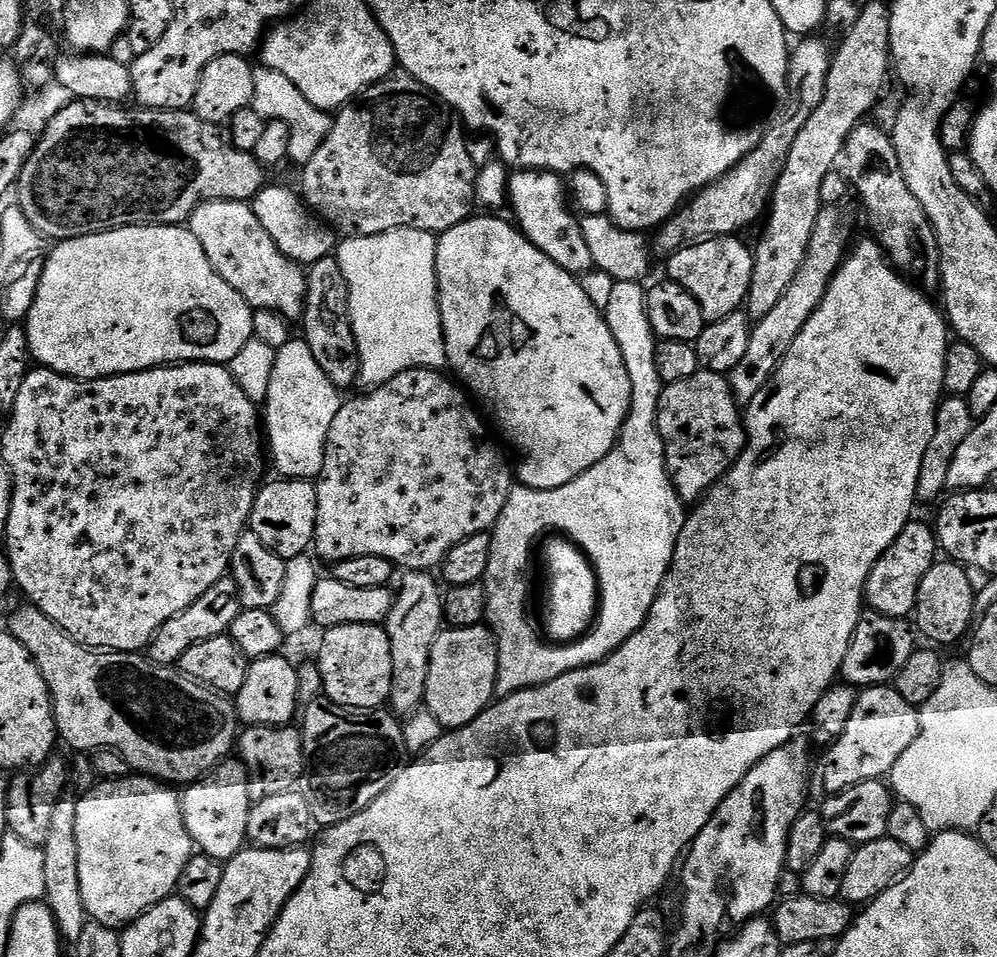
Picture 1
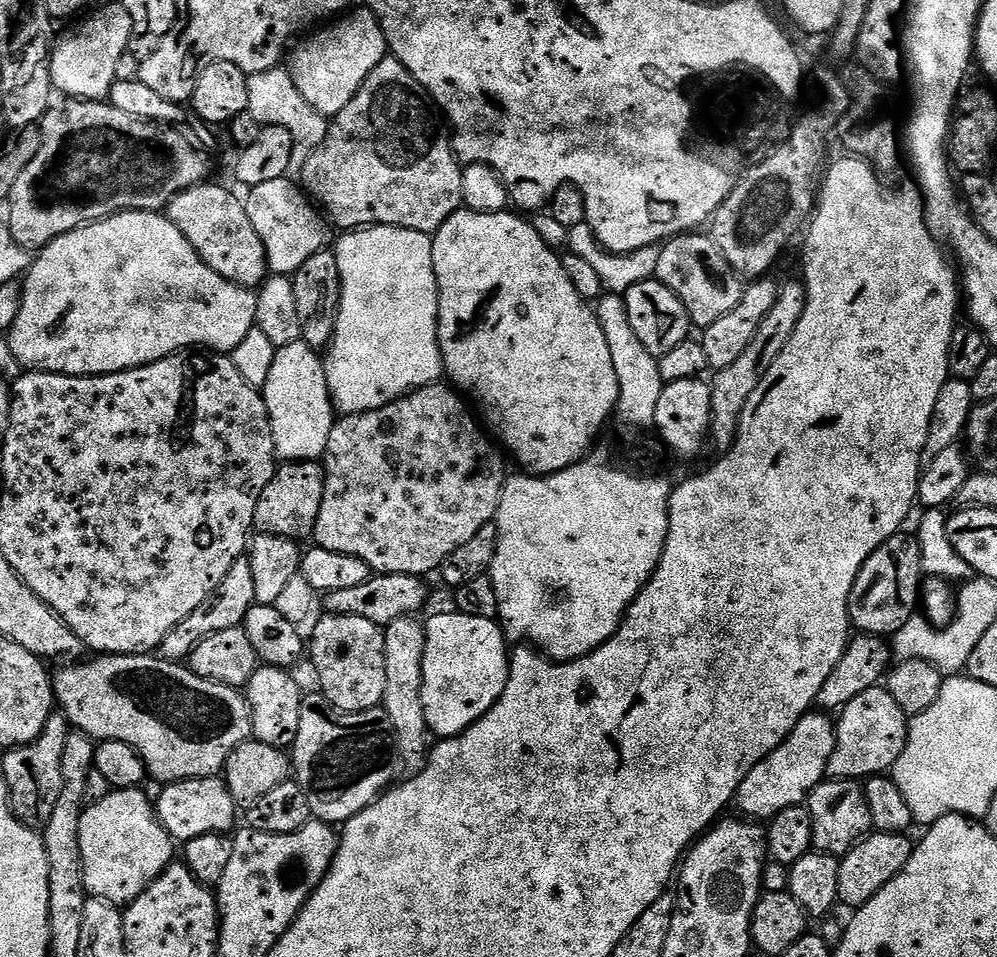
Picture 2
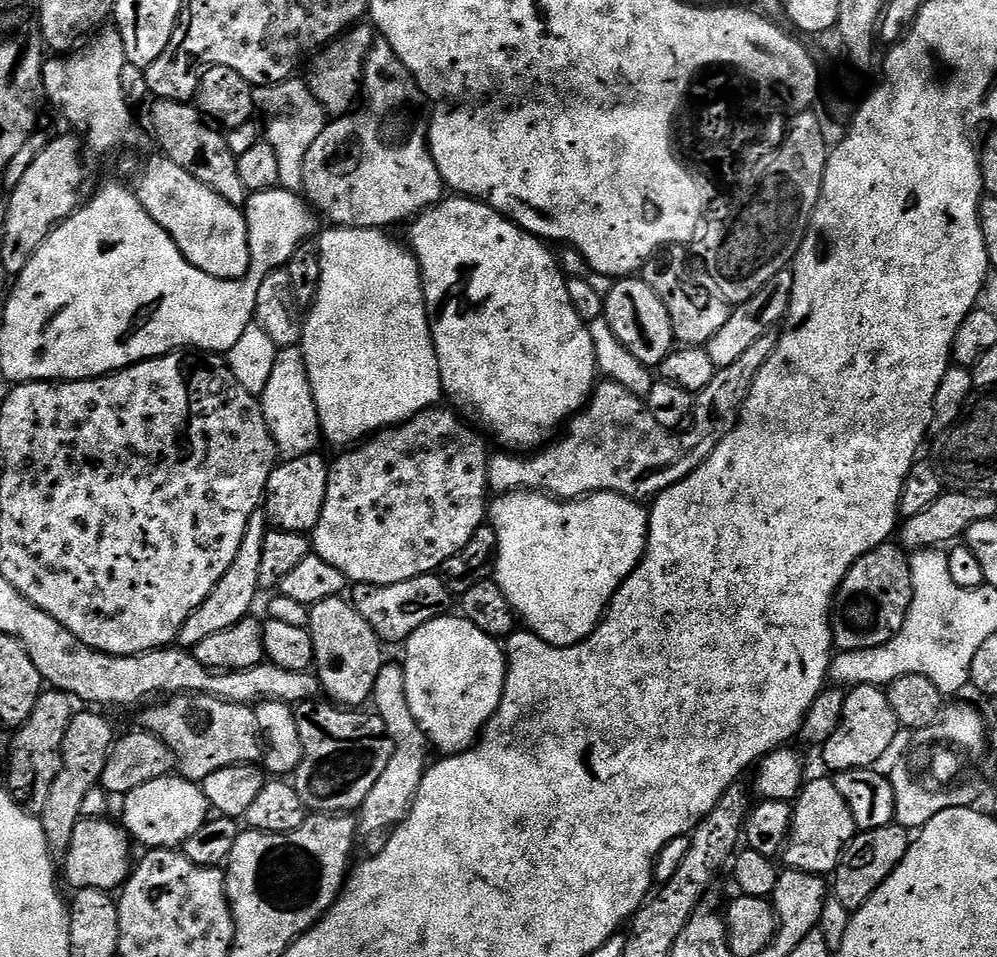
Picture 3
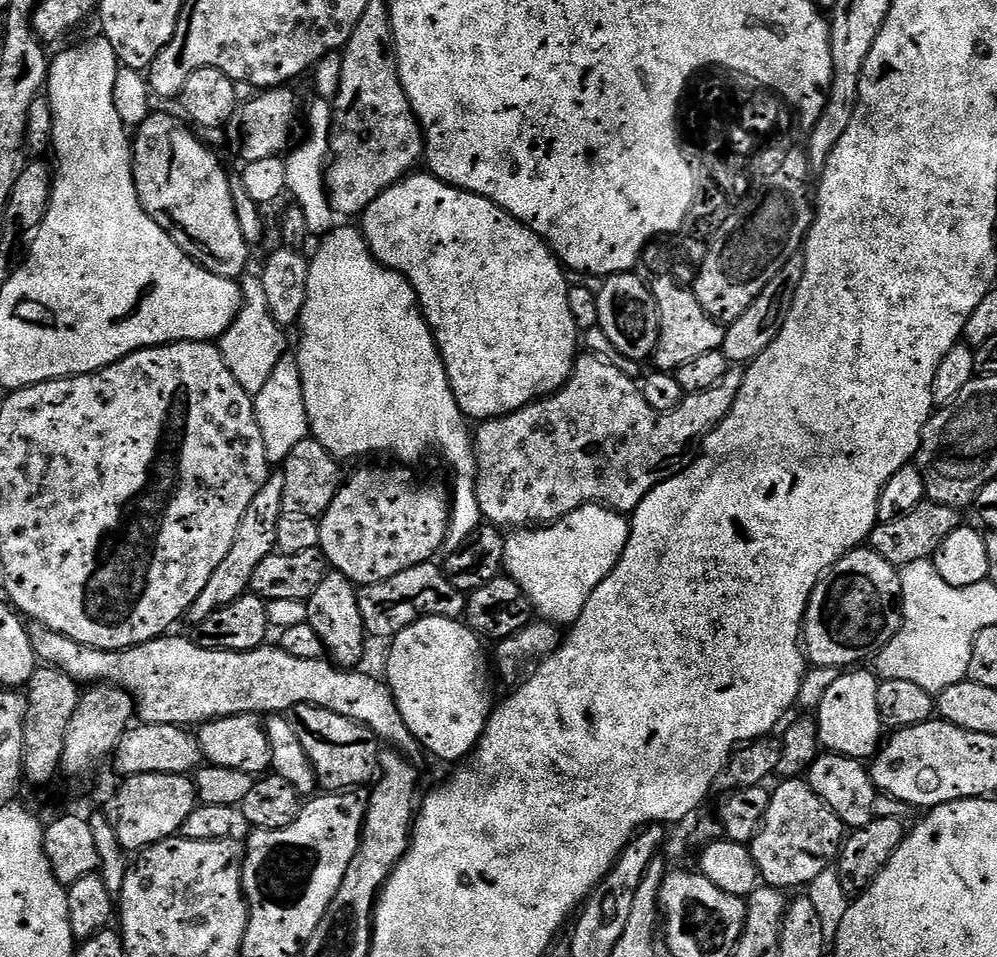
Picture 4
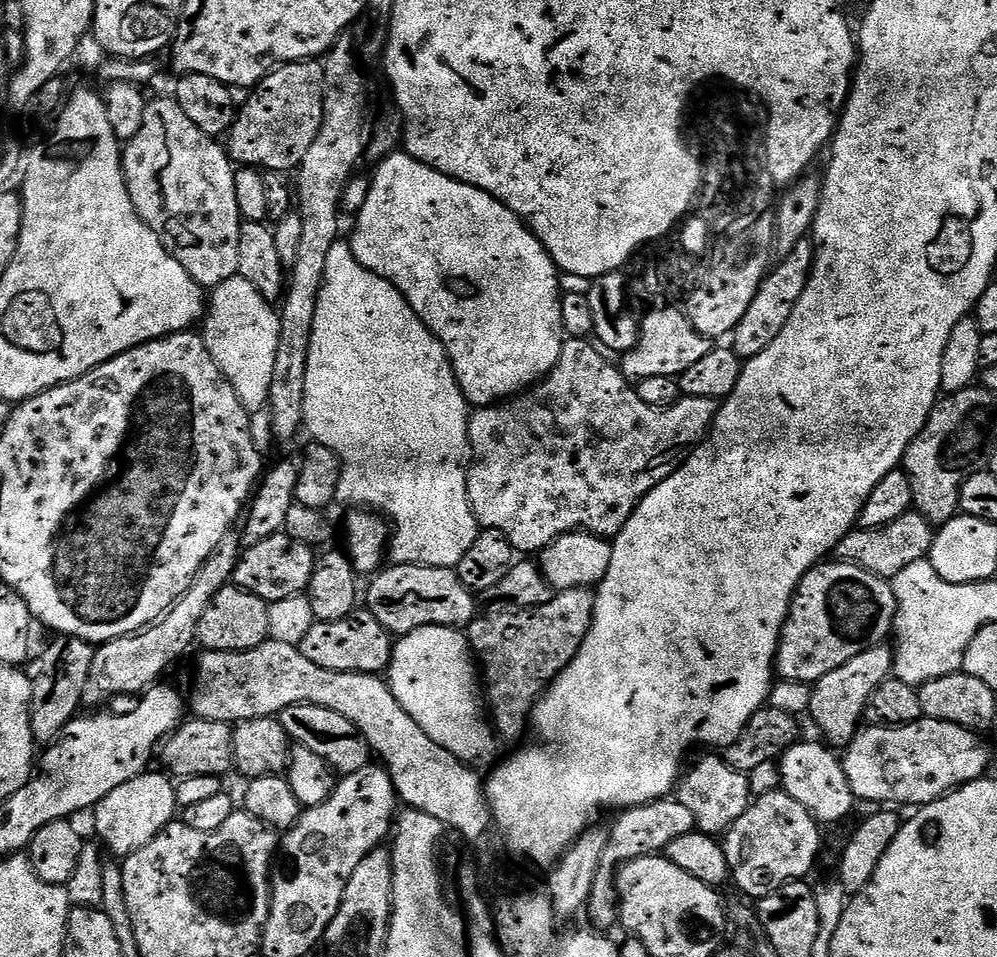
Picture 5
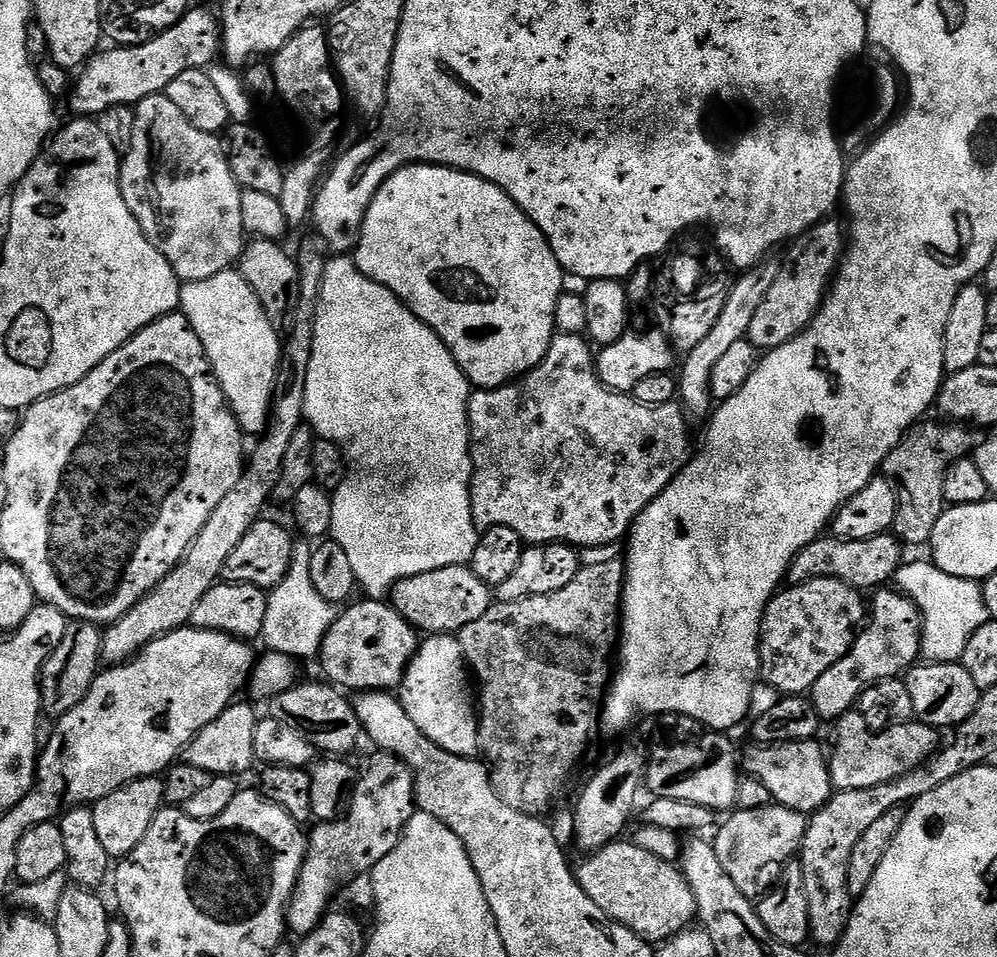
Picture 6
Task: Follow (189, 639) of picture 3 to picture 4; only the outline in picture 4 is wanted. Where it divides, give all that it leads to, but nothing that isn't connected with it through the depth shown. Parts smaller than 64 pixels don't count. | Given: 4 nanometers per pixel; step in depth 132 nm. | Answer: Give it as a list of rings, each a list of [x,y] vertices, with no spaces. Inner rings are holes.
[[[280,474],[269,475],[268,481],[254,494],[254,502],[246,506],[246,514],[242,514],[242,522],[238,526],[238,534],[234,538],[234,546],[230,546],[230,554],[222,558],[218,565],[218,570],[206,582],[206,587],[202,589],[202,594],[194,598],[190,606],[186,620],[189,625],[195,626],[206,622],[210,614],[230,606],[238,598],[242,598],[252,587],[252,579],[262,566],[262,558],[276,551],[276,539],[278,538],[278,518],[282,518],[284,510],[284,477]]]

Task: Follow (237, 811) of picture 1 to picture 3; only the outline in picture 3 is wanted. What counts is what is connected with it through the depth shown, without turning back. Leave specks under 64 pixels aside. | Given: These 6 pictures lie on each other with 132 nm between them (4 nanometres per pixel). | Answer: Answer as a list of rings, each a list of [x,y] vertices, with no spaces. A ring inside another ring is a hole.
[[[179,774],[154,778],[154,782],[145,782],[138,790],[130,790],[123,797],[124,820],[122,827],[137,845],[145,844],[145,849],[179,849],[208,819],[210,809],[203,787],[197,781]]]

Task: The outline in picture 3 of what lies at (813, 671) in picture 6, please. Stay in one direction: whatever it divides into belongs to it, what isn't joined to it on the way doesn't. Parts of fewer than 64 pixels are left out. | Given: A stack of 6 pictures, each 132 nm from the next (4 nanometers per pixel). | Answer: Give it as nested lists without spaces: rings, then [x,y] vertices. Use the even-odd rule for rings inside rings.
[[[889,542],[879,544],[877,548],[870,550],[862,558],[858,558],[854,566],[850,566],[846,578],[836,591],[832,606],[832,642],[839,651],[877,648],[890,642],[890,638],[894,638],[894,634],[902,630],[902,622],[906,618],[912,601],[912,575],[908,565],[909,559],[909,553],[903,547]]]

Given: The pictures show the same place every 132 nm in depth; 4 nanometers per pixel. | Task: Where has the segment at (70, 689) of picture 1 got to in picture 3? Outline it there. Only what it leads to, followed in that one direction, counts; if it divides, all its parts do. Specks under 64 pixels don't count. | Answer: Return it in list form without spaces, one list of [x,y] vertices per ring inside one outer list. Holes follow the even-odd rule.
[[[206,692],[172,694],[157,704],[160,704],[157,708],[143,709],[143,727],[170,746],[176,756],[179,775],[202,782],[219,768],[251,764],[261,759],[262,741],[255,707],[235,704]]]

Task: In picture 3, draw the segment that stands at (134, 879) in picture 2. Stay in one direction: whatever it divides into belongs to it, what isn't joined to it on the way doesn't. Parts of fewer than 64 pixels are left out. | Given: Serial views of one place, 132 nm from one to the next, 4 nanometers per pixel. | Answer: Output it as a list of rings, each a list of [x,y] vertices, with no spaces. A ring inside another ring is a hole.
[[[108,818],[80,819],[74,826],[74,836],[70,838],[70,850],[62,861],[62,876],[68,879],[72,890],[100,888],[111,893],[127,881],[133,867],[133,841],[119,823],[111,824]]]

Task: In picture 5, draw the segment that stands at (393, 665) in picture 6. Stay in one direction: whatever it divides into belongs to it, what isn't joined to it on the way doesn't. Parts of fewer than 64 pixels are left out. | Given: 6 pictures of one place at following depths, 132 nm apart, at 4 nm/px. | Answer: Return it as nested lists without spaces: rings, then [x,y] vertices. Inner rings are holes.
[[[357,610],[338,622],[317,620],[298,647],[303,656],[310,658],[314,666],[322,666],[322,670],[357,672],[370,676],[387,673],[388,663],[392,660],[394,636],[384,629],[382,622],[378,622],[372,612]]]

